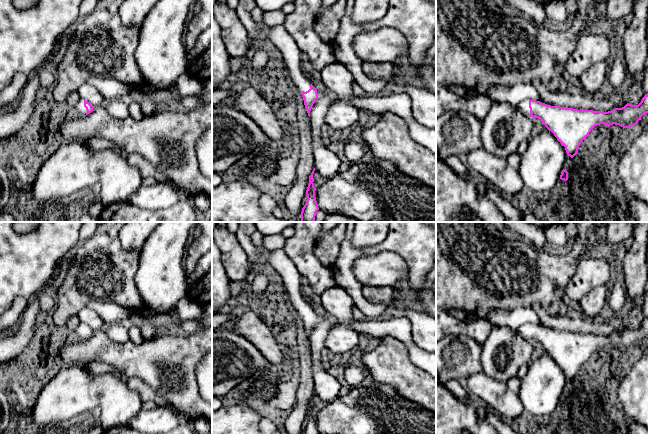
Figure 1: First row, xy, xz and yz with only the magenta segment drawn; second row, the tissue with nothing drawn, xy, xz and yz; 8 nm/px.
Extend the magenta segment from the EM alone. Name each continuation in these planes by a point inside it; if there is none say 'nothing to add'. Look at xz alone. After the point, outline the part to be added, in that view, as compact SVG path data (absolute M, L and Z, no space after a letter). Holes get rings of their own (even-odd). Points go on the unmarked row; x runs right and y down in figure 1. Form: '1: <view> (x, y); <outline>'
1: xz (278, 259); M277 249L268 252L262 258L263 265L270 265L281 276L282 283L288 293L289 299L301 316L310 313L311 307L304 300L300 292L302 275L291 259L287 256L284 249Z

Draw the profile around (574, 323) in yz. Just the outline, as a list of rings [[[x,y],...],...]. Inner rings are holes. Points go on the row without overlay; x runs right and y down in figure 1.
[[[534,303],[532,309],[538,316],[539,325],[551,330],[608,336],[615,332],[622,332],[627,328],[616,327],[614,324],[598,323],[592,319],[584,319],[579,314],[561,313],[550,316],[538,303]]]

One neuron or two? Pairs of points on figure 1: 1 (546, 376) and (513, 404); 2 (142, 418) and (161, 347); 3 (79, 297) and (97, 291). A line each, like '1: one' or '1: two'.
1: two
2: two
3: one

